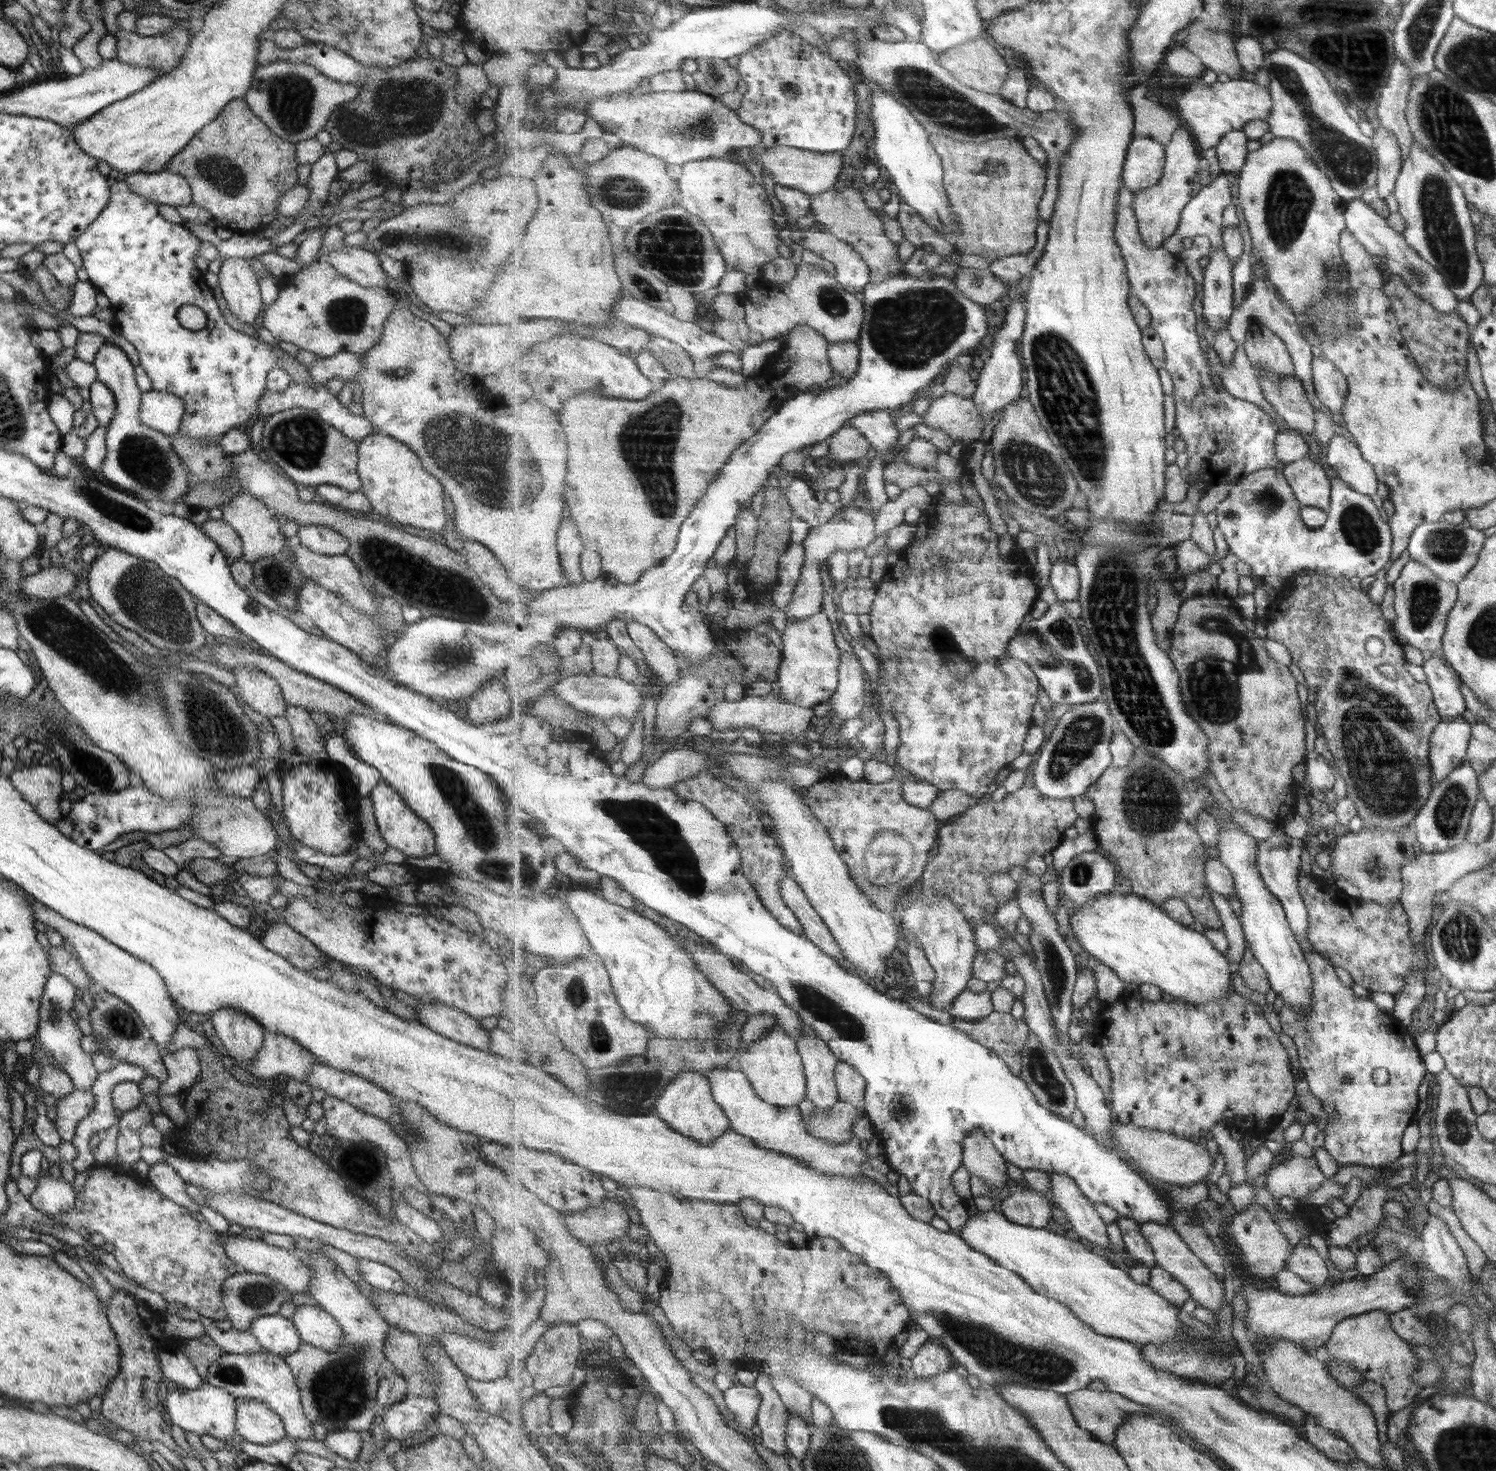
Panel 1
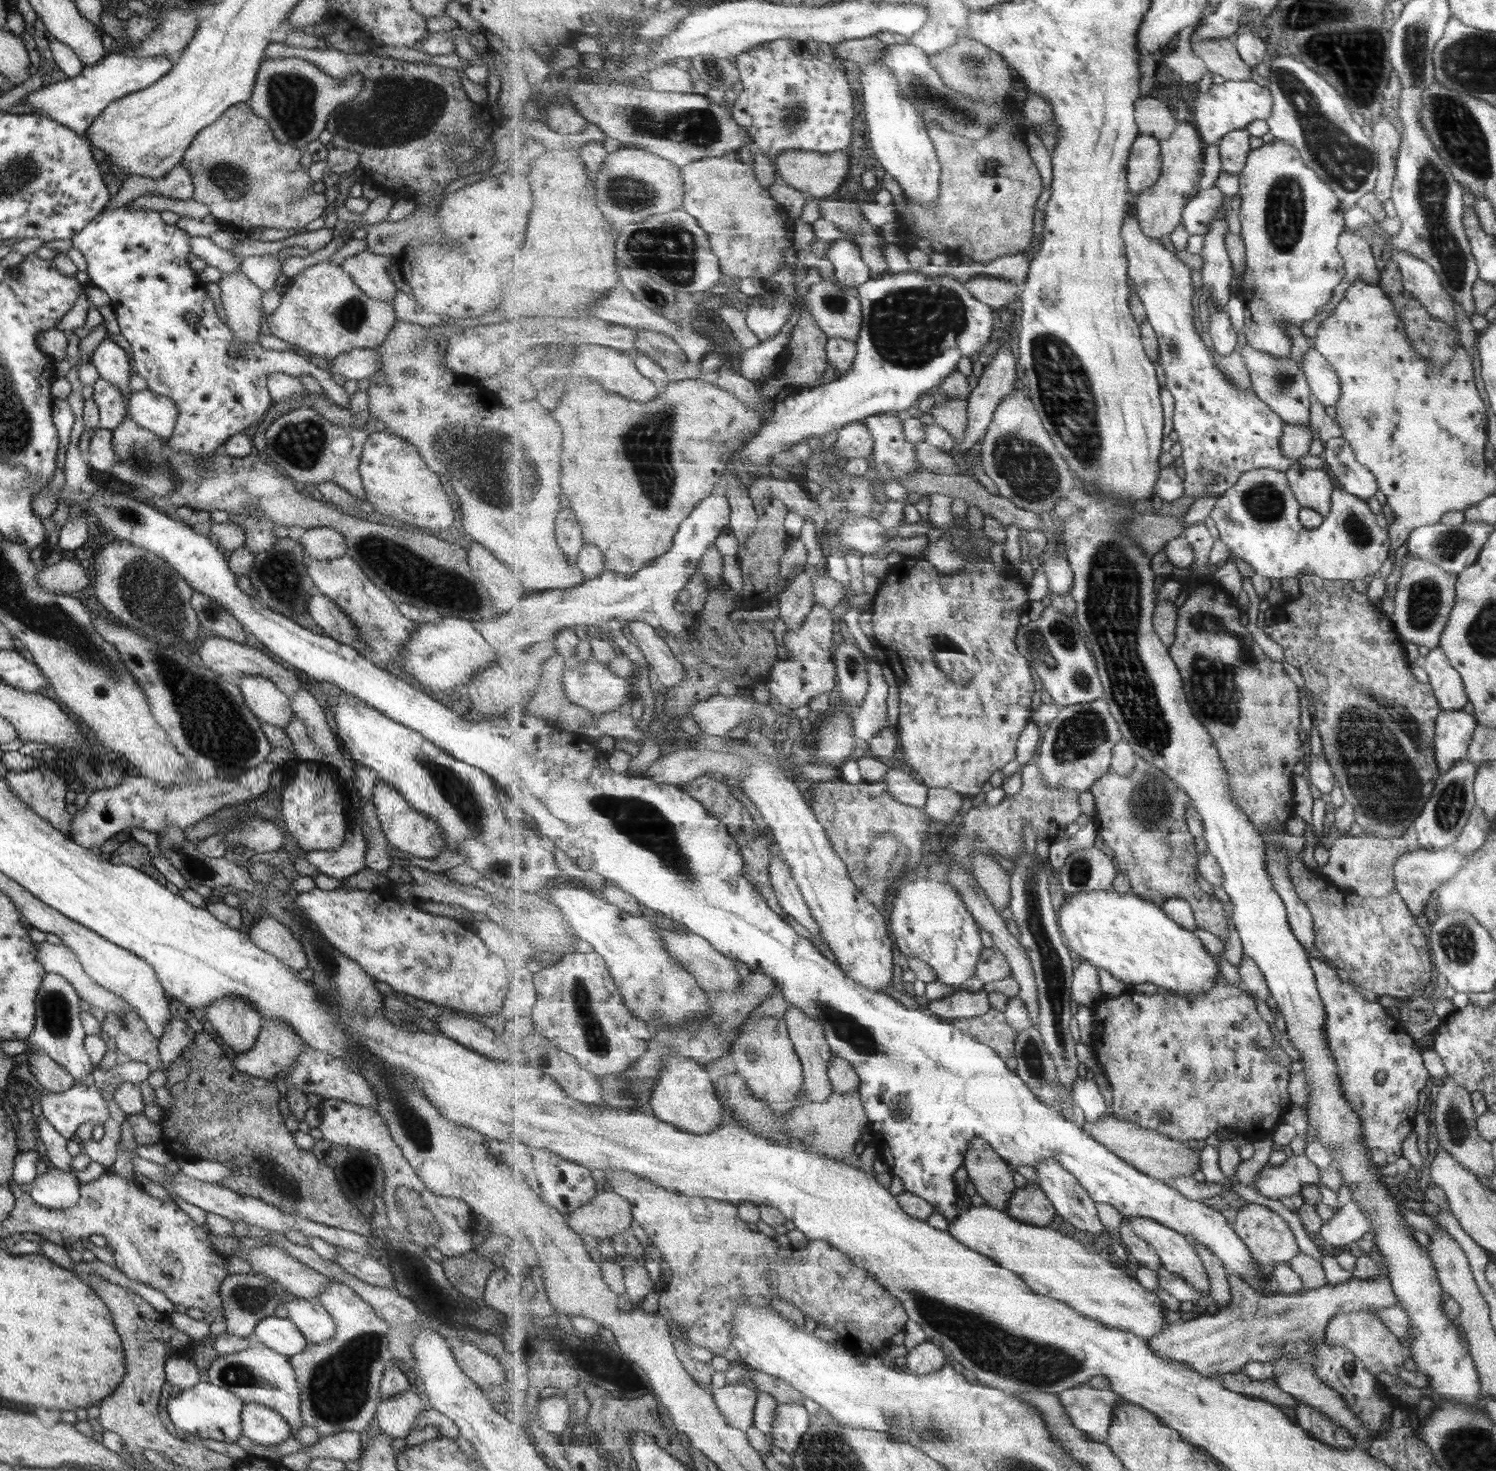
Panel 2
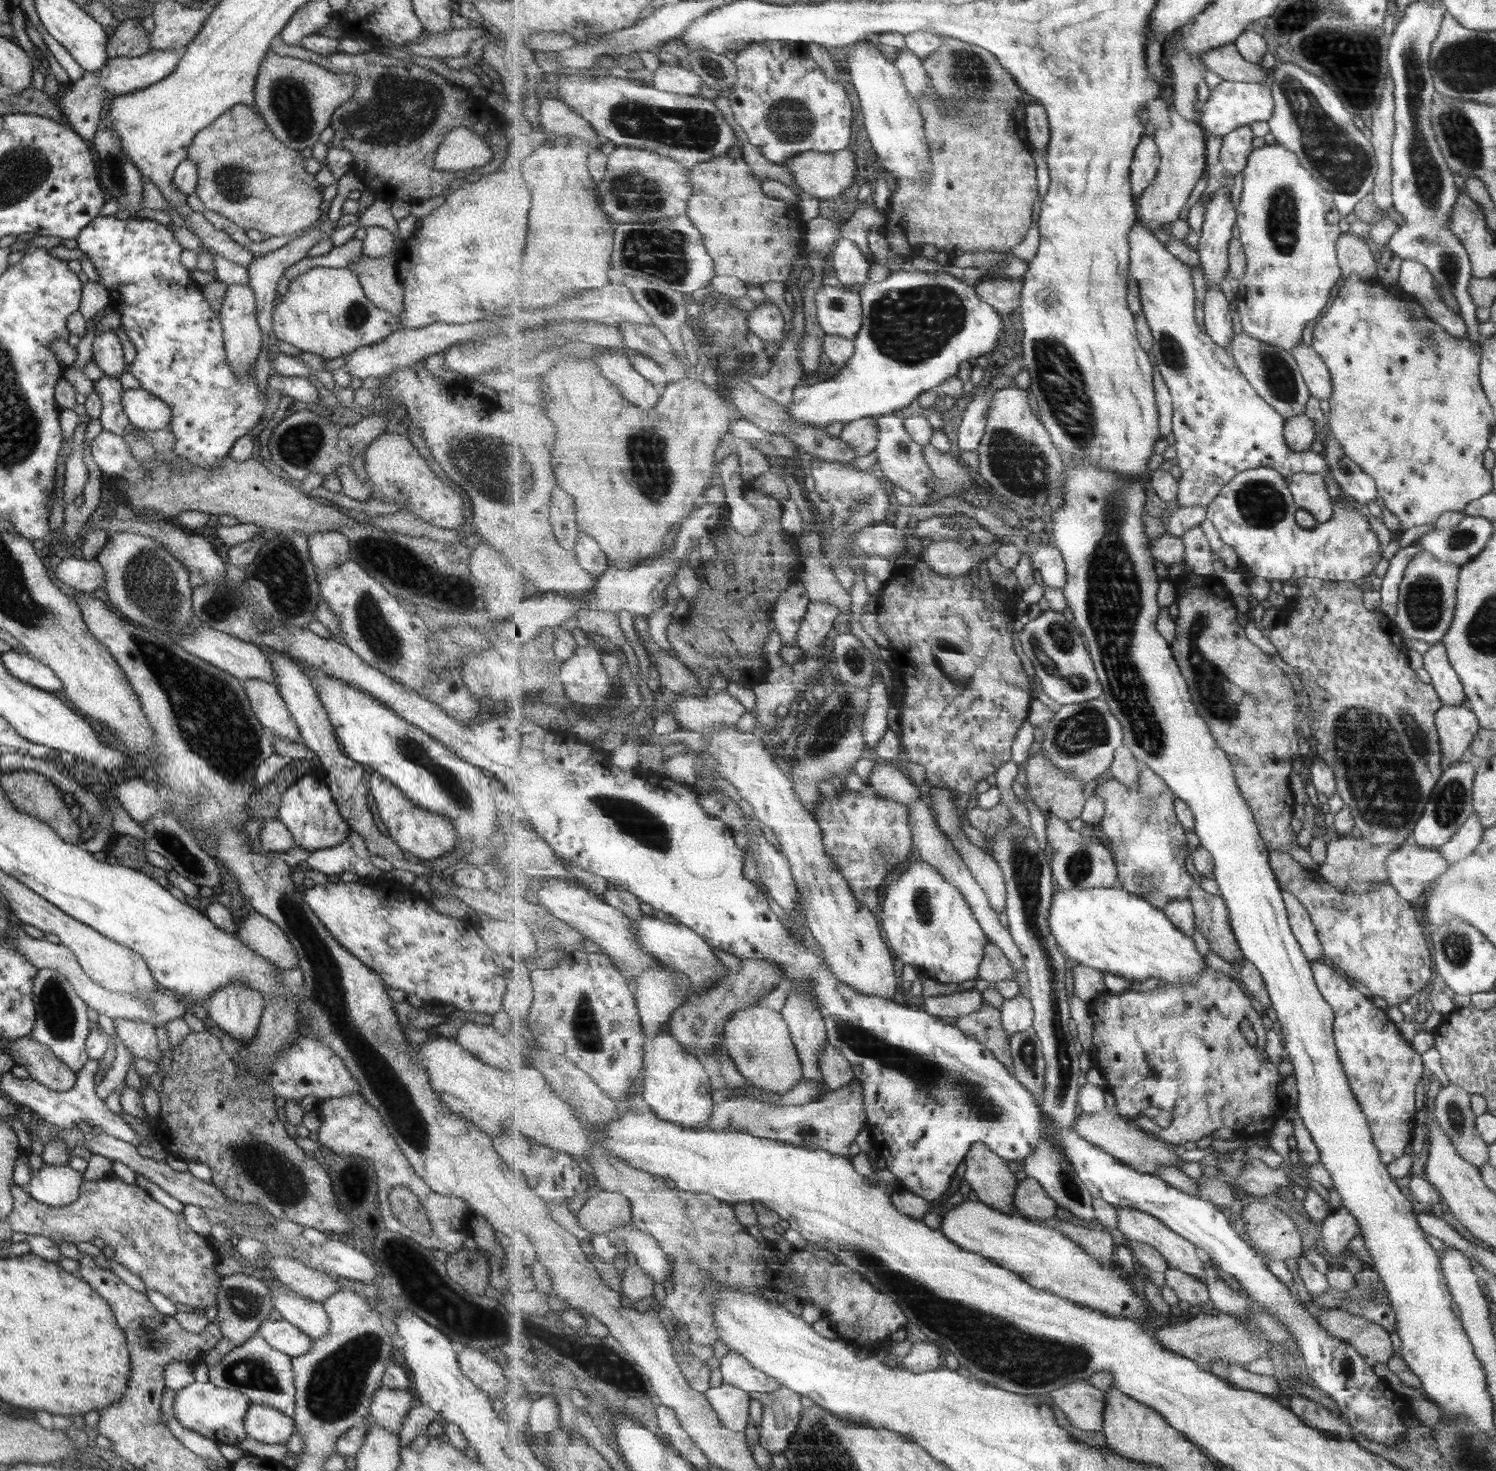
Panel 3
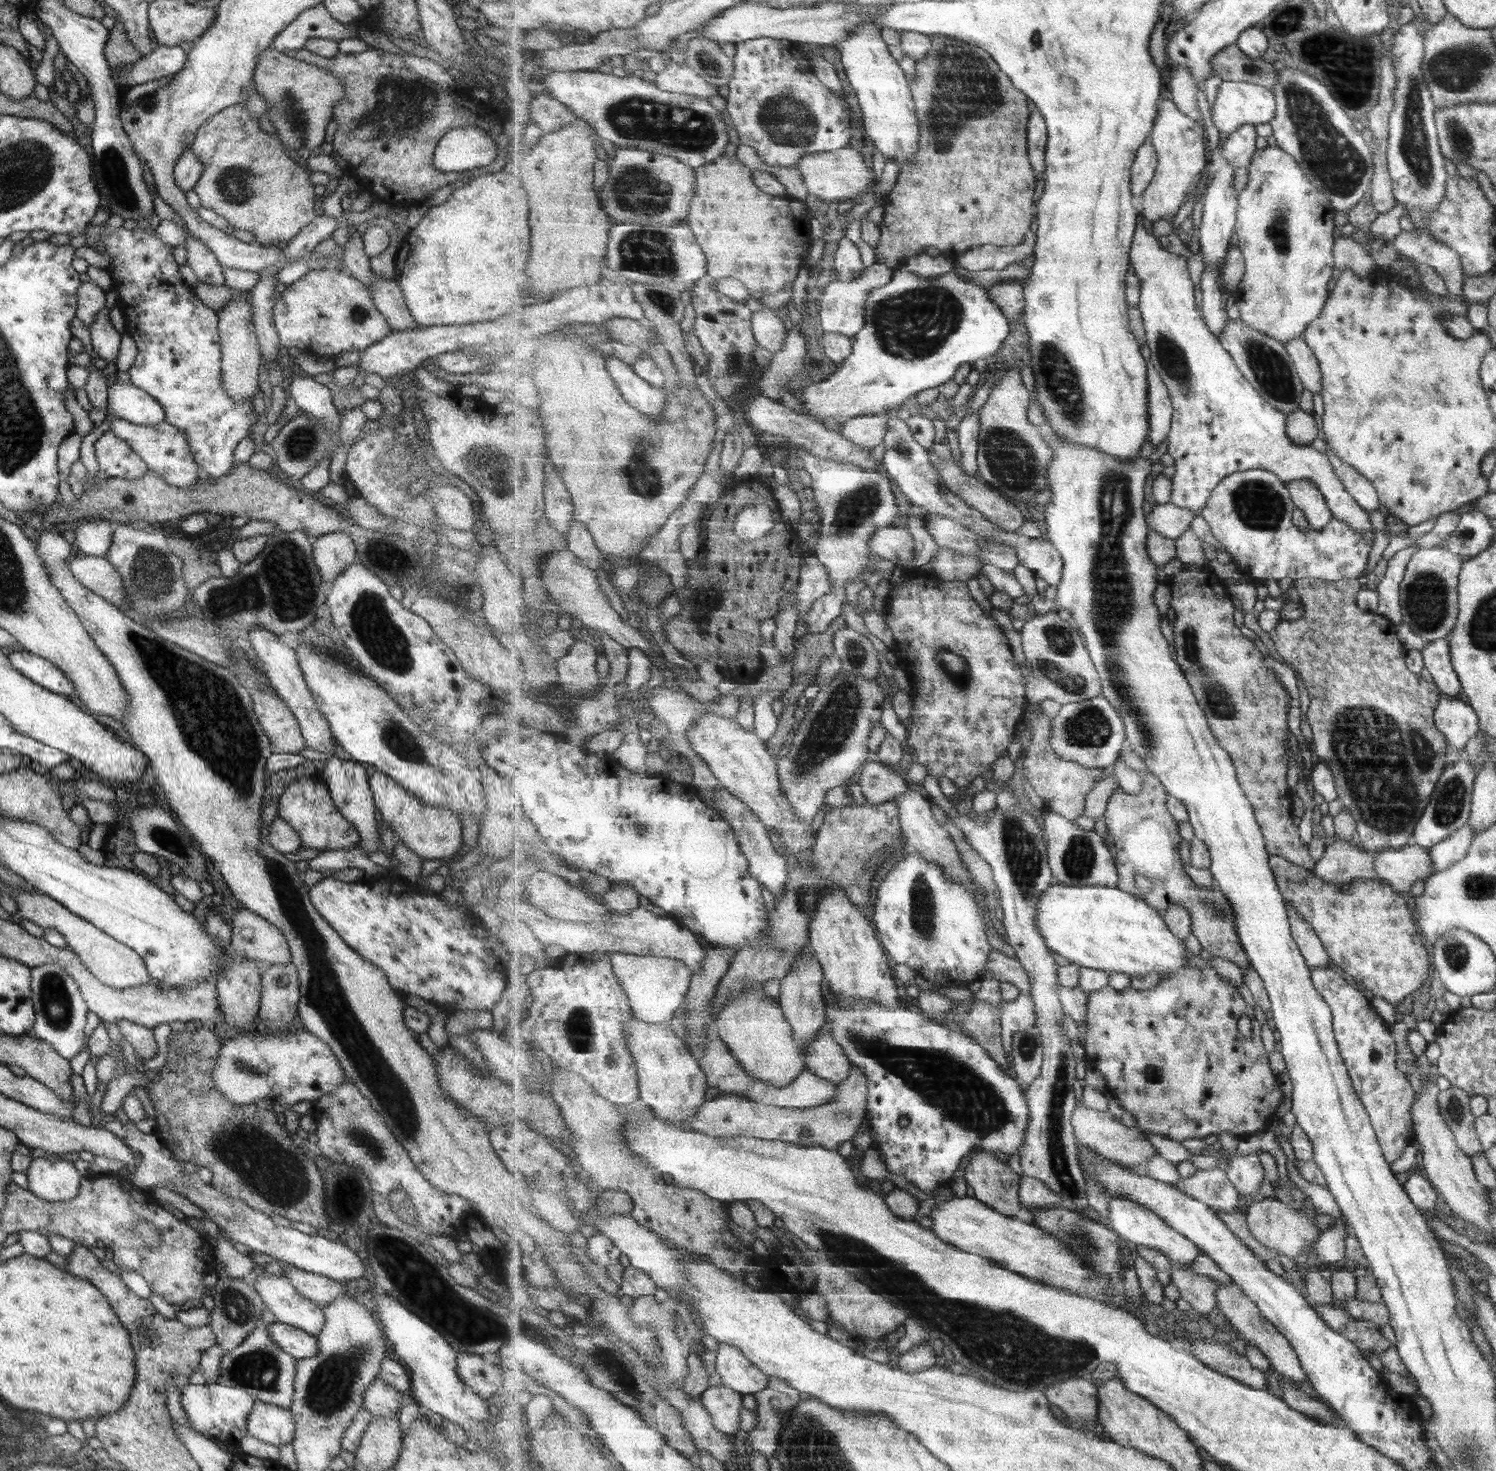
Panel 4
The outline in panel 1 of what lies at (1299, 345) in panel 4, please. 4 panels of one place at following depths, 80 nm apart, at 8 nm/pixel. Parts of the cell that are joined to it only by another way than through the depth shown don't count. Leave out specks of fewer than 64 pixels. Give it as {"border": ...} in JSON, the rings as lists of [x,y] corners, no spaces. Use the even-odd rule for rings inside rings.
{"border":[[[1312,357],[1312,385],[1319,402],[1330,412],[1340,413],[1346,395],[1345,375],[1325,357]]]}

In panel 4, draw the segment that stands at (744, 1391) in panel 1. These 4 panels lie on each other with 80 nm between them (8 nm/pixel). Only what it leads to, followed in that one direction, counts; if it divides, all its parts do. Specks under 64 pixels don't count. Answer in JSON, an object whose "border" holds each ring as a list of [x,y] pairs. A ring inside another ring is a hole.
{"border":[[[721,1384],[709,1387],[703,1393],[701,1402],[711,1414],[717,1430],[733,1435],[741,1428],[741,1409],[744,1407],[744,1394]]]}

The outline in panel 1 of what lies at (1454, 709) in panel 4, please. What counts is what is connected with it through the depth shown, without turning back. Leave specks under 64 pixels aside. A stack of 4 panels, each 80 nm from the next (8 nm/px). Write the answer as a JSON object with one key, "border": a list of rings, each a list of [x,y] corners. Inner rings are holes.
{"border":[[[1461,716],[1451,721],[1439,720],[1429,740],[1431,786],[1441,782],[1451,770],[1464,763],[1470,730],[1470,725]]]}

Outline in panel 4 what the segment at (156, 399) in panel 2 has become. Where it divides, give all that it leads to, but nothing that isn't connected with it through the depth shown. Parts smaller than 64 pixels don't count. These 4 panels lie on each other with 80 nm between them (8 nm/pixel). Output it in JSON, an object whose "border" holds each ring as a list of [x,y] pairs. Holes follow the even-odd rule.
{"border":[[[116,381],[107,386],[107,402],[110,418],[115,415],[131,424],[153,426],[158,422],[163,422],[165,418],[162,406],[144,390],[133,386],[131,383],[120,384]]]}

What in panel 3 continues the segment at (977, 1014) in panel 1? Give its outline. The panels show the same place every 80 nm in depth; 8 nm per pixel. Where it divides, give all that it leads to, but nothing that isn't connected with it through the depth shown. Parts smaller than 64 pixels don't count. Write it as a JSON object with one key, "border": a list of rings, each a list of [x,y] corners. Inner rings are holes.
{"border":[[[971,988],[967,991],[959,990],[952,994],[936,995],[924,999],[924,1008],[929,1014],[938,1018],[958,1018],[966,1014],[979,1012],[984,1005],[983,993]]]}

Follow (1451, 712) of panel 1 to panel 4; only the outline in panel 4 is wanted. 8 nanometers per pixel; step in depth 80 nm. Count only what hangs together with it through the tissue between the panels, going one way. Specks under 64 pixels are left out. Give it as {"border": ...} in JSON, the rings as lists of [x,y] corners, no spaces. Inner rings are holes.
{"border":[[[1446,636],[1426,642],[1420,654],[1423,666],[1433,677],[1438,693],[1445,697],[1457,697],[1460,683],[1450,663]]]}

